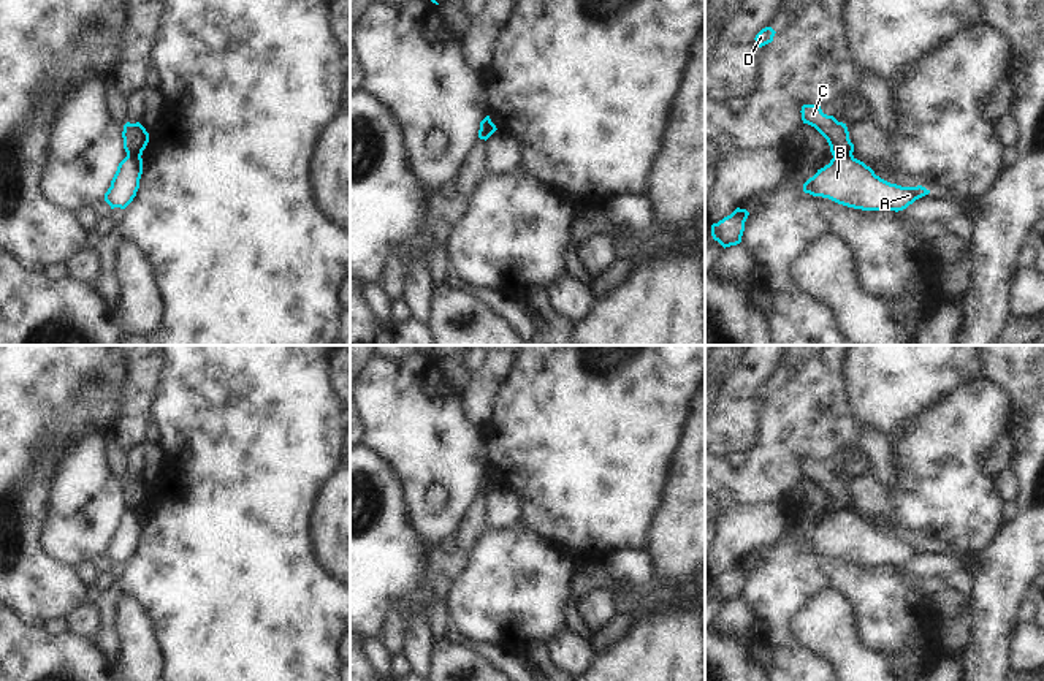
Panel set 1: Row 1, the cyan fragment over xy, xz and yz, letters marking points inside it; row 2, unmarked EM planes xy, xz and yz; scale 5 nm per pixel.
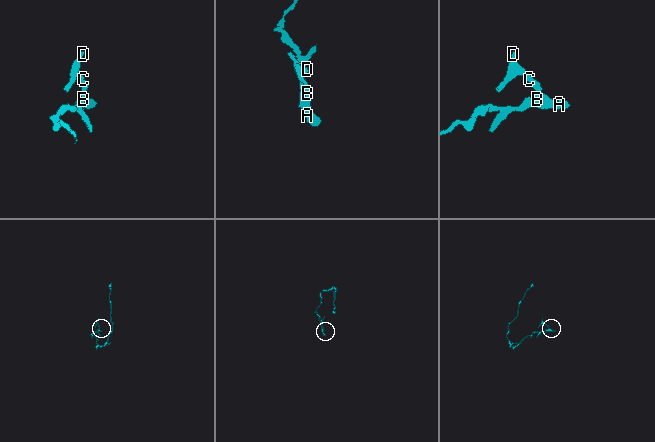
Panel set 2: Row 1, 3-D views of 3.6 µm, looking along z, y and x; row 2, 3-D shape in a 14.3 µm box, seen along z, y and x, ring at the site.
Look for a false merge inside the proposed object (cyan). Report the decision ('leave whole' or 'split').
split

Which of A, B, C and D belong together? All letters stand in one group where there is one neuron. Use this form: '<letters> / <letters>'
A B / C D

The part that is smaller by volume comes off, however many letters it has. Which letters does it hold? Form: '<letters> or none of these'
C, D

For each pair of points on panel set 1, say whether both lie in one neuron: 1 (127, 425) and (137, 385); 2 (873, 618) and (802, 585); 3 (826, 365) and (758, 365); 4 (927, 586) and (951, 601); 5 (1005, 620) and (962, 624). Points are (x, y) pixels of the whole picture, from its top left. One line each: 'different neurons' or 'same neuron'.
1: same neuron
2: same neuron
3: different neurons
4: same neuron
5: different neurons

